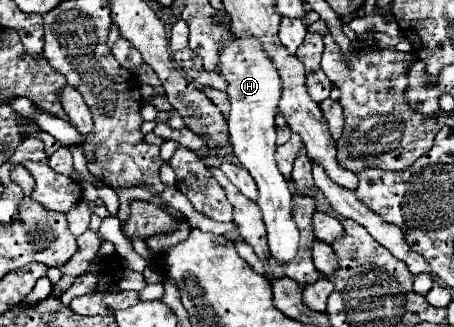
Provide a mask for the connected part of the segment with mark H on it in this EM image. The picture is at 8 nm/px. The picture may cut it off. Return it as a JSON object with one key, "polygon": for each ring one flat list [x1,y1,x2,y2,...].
{"polygon":[[223,34,217,44,217,50,219,50,219,76,229,86,227,94,231,102,231,114,227,122,231,134,231,146,241,166,253,176,253,180,259,186,257,206,261,208,267,226,269,250,281,264,287,264,297,254,299,232,291,216,289,186,275,164,275,148,277,148,275,116,281,98,281,88,283,88,281,78,273,60,265,52,263,44,253,34,245,34,245,36]]}

